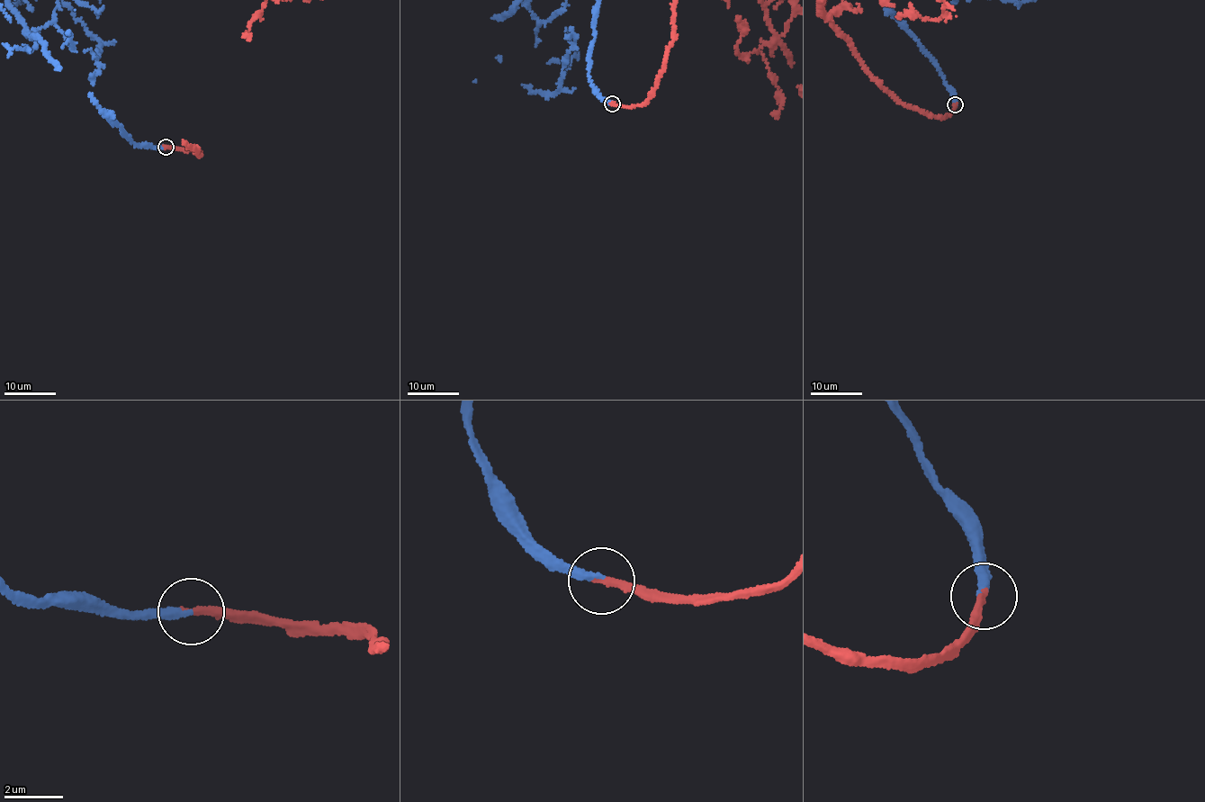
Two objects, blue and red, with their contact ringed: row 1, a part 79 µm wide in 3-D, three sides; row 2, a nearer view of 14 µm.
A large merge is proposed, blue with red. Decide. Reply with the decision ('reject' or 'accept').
accept

